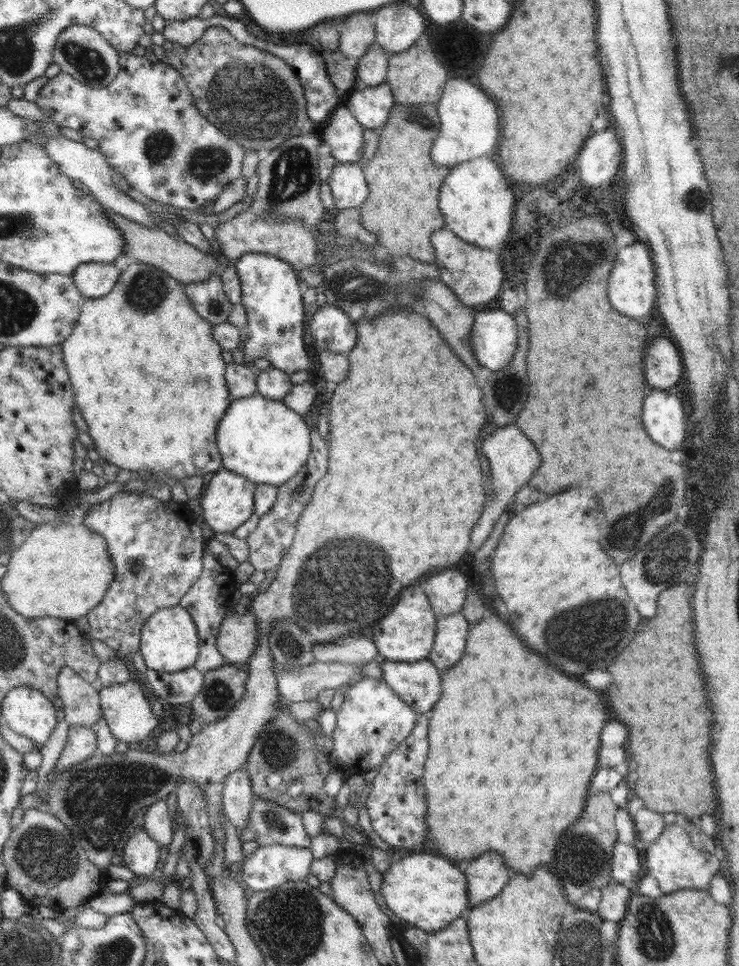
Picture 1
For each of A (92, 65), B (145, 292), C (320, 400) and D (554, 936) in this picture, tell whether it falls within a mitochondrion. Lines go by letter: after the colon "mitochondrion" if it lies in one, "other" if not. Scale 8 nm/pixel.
A: mitochondrion
B: mitochondrion
C: other
D: mitochondrion

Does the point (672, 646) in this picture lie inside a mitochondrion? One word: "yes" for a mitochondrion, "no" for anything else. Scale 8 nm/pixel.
no

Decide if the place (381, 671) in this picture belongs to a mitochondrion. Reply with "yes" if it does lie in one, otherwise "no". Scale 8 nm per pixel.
no

